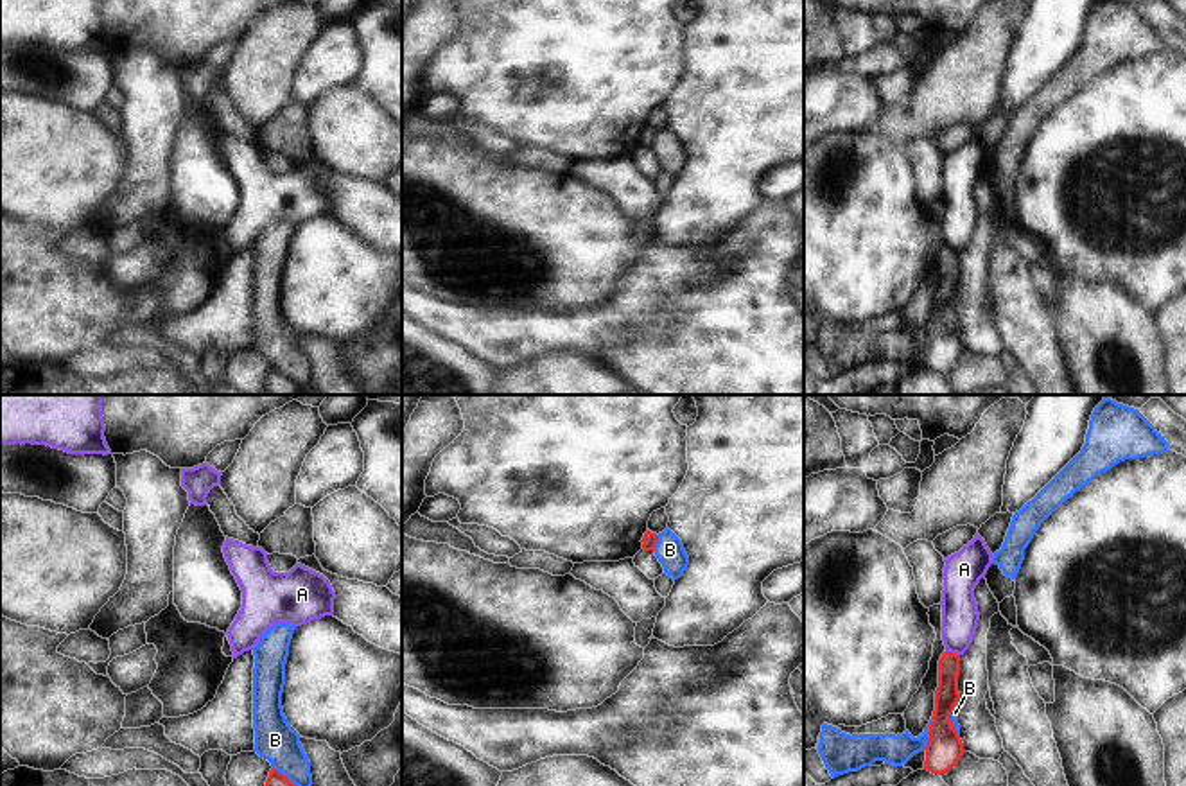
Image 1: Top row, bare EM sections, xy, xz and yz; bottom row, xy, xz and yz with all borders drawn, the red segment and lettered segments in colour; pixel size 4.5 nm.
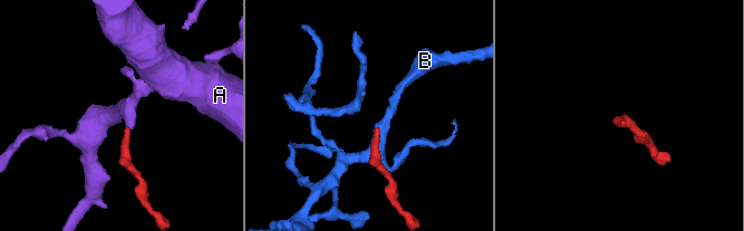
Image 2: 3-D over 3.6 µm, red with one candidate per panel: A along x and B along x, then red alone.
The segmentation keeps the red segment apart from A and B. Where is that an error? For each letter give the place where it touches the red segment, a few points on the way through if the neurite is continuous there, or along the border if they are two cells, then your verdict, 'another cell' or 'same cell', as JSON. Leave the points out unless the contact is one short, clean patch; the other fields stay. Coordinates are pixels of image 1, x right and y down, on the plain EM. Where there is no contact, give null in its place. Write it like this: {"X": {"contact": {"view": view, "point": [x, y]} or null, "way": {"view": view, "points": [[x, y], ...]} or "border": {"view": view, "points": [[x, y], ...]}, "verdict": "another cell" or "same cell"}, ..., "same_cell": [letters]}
{"A": {"contact": {"view": "yz", "point": [953, 252]}, "border": {"view": "yz", "points": [[946, 248], [959, 253]]}, "verdict": "another cell"}, "B": {"contact": {"view": "yz", "point": [930, 331]}, "verdict": "another cell"}, "same_cell": []}

